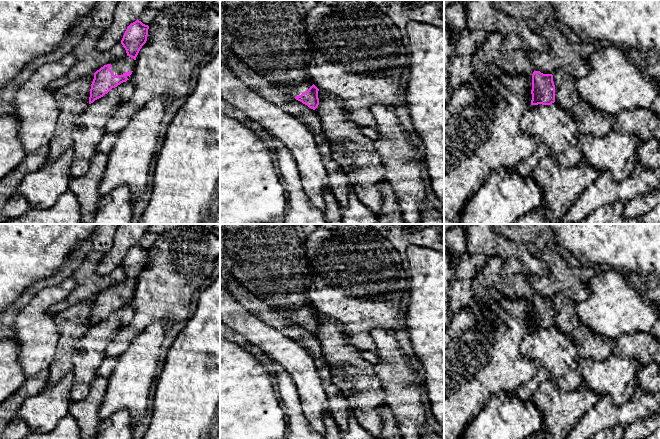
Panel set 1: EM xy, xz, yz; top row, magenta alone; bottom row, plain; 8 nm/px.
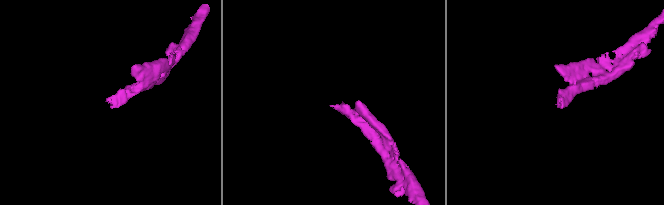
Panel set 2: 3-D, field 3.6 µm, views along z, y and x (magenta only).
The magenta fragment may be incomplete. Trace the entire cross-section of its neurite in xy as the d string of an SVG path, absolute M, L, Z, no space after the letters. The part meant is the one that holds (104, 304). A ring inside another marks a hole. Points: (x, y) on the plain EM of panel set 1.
M138 243L127 251L121 264L121 268L125 272L127 279L104 289L94 297L89 328L103 321L112 312L129 304L135 292L136 281L147 265L148 253L149 250L143 248Z

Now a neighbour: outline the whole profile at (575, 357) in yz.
M555 326L551 329L531 329L522 340L520 352L523 357L537 361L540 369L547 370L549 379L554 380L559 389L563 391L578 389L581 376L577 369L577 365L581 360L581 356L572 336L568 336L561 332Z

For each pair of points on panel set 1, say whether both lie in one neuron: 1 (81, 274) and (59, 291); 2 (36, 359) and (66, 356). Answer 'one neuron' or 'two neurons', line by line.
1: two neurons
2: two neurons

